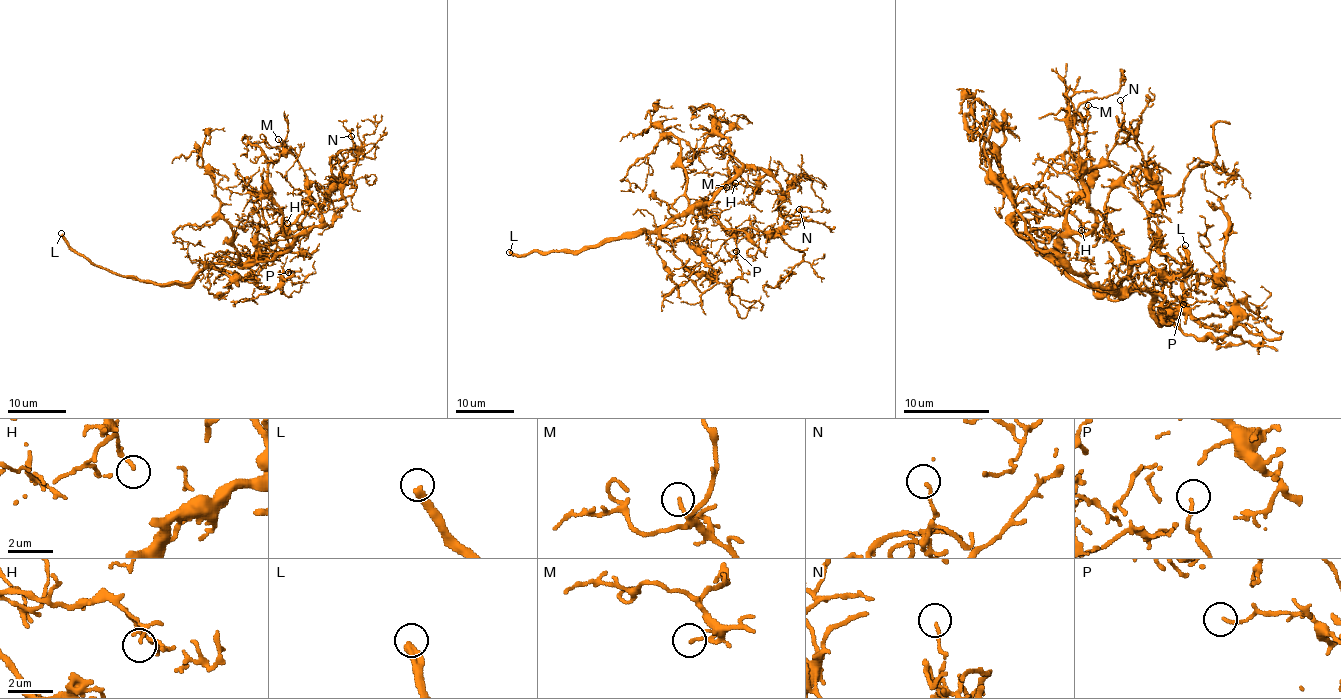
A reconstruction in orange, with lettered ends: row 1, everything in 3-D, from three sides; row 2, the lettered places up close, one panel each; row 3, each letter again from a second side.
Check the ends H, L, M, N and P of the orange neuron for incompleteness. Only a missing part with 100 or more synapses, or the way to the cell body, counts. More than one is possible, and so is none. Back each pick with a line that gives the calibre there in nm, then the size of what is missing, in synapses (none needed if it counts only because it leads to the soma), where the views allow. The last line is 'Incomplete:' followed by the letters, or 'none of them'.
L: 360 nm | 350 syn
Incomplete: L

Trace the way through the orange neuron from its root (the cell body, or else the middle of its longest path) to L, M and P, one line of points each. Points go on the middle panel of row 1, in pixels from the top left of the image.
L: (714, 194), (707, 202), (694, 202), (653, 231), (604, 238), (573, 251), (509, 252)
M: (714, 194), (743, 171), (765, 170), (768, 173), (755, 189), (742, 184), (726, 187)
P: (714, 194), (677, 213), (661, 235), (684, 239), (726, 284), (741, 276), (736, 251)

